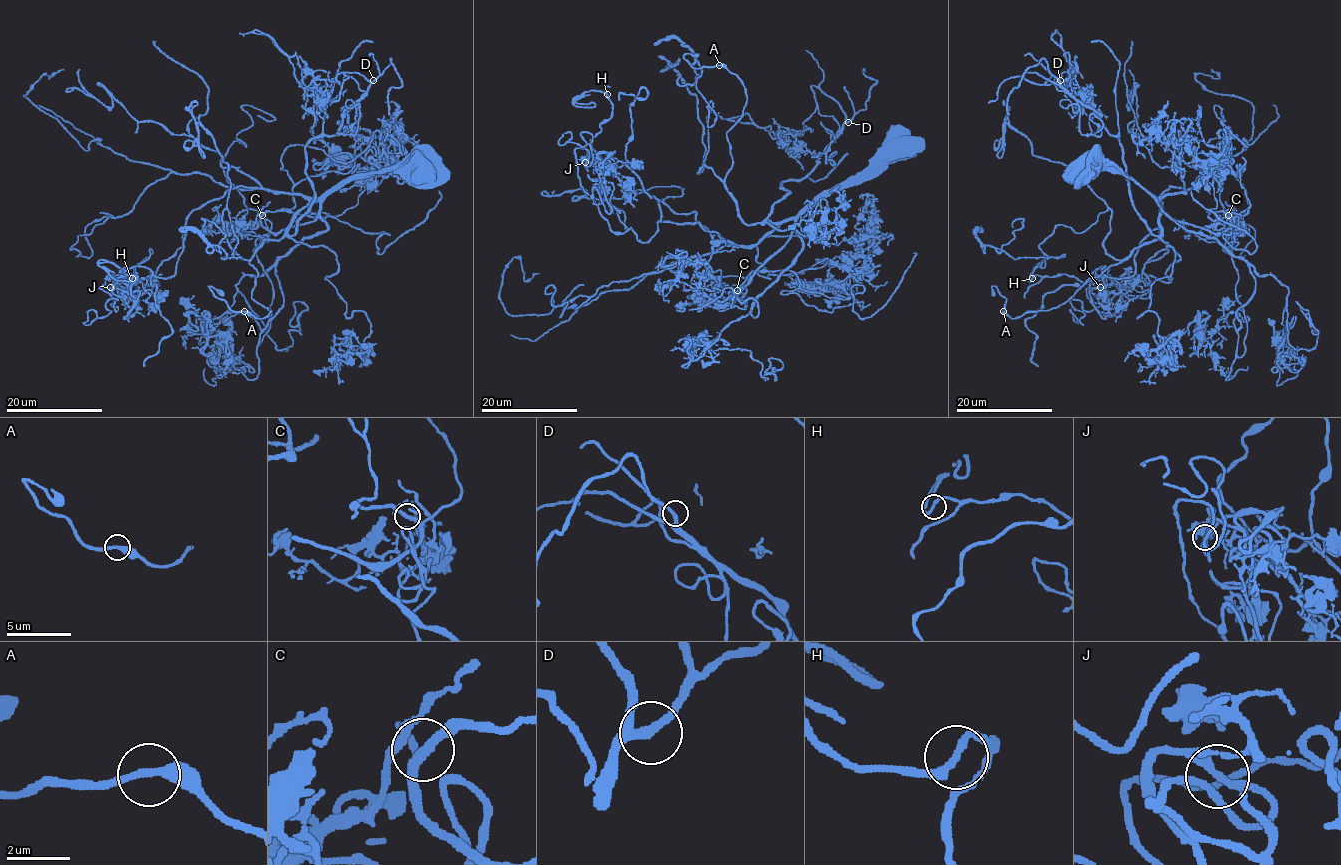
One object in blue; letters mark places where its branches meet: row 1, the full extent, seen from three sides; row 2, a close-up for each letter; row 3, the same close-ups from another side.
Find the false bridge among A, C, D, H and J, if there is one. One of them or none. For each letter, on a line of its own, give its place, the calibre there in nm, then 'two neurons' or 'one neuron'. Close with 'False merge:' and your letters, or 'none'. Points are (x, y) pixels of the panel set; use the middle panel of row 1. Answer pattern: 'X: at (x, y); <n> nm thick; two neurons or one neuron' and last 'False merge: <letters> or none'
A: at (719, 65); 320 nm thick; one neuron
C: at (737, 290); 260 nm thick; one neuron
D: at (848, 122); 260 nm thick; one neuron
H: at (607, 94); 260 nm thick; one neuron
J: at (585, 162); 280 nm thick; one neuron
False merge: none

